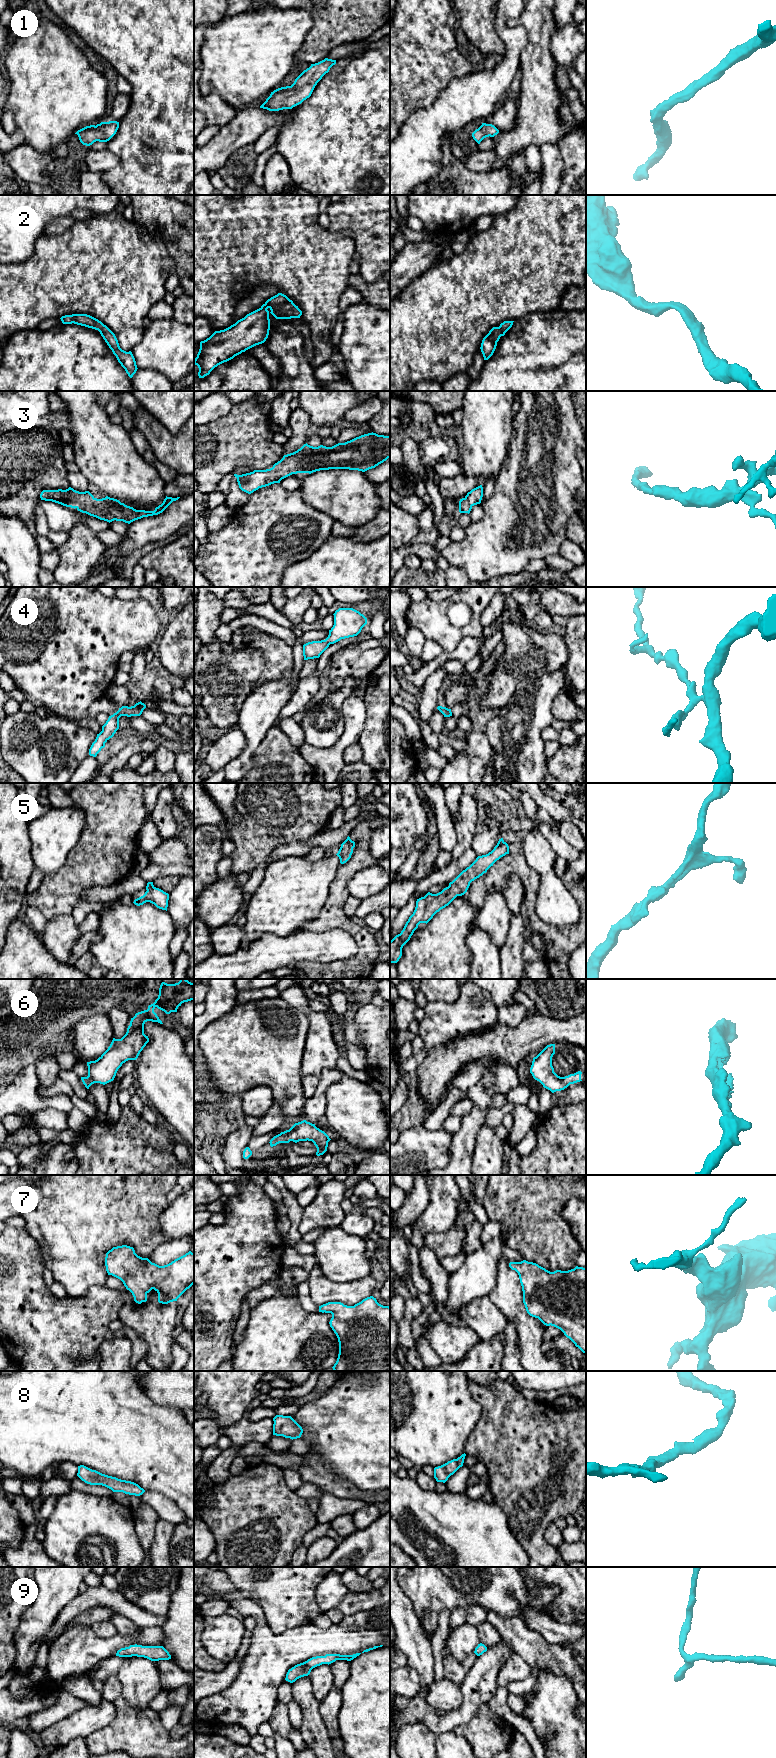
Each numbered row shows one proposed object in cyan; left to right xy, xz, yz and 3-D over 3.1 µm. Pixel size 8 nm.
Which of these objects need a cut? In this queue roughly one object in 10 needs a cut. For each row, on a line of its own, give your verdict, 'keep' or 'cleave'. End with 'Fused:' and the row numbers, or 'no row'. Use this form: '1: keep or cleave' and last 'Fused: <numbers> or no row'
1: keep
2: keep
3: keep
4: keep
5: keep
6: keep
7: keep
8: keep
9: keep
Fused: no row

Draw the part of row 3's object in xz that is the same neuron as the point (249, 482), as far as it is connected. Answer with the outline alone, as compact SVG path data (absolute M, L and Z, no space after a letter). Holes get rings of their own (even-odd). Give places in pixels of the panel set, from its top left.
M368 433L332 447L304 444L297 451L284 455L272 468L234 476L239 488L251 494L292 474L313 473L329 469L365 472L390 458L390 436Z

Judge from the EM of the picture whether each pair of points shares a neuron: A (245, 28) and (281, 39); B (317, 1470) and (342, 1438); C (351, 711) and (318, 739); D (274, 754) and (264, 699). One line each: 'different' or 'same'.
A: same
B: different
C: different
D: different

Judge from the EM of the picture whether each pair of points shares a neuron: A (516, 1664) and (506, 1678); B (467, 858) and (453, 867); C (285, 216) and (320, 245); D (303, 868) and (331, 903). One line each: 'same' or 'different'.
A: same
B: same
C: same
D: different

